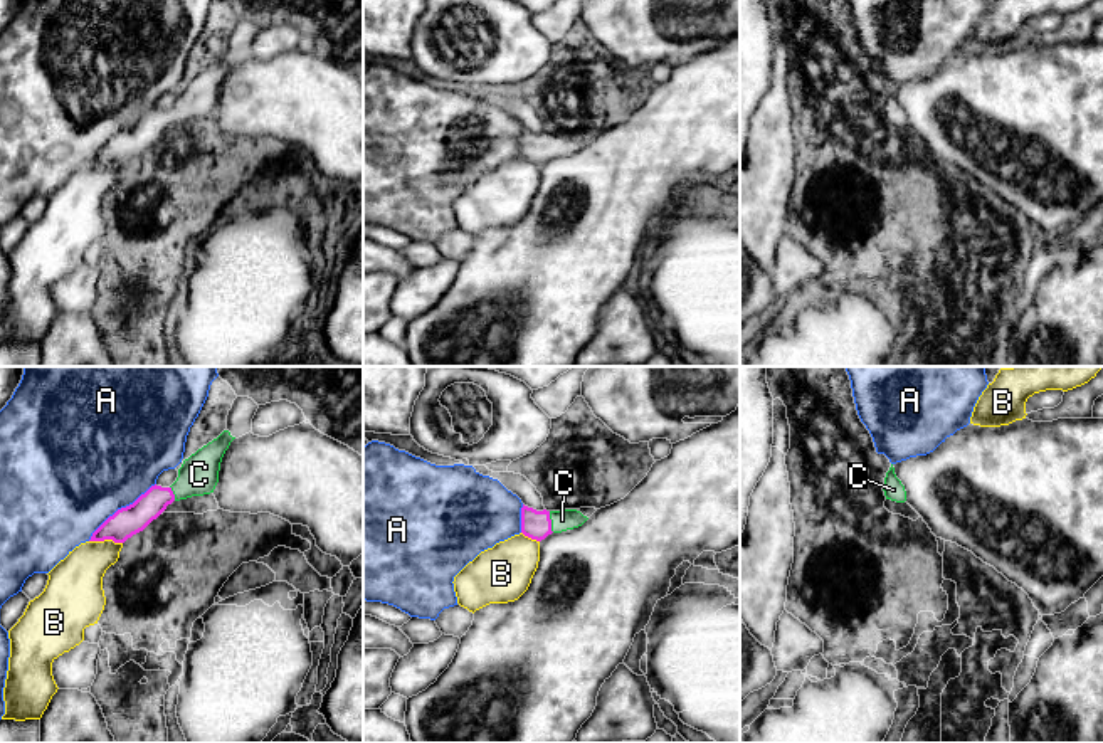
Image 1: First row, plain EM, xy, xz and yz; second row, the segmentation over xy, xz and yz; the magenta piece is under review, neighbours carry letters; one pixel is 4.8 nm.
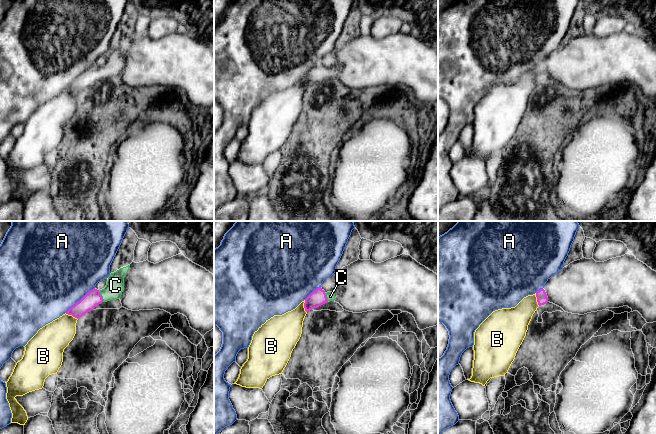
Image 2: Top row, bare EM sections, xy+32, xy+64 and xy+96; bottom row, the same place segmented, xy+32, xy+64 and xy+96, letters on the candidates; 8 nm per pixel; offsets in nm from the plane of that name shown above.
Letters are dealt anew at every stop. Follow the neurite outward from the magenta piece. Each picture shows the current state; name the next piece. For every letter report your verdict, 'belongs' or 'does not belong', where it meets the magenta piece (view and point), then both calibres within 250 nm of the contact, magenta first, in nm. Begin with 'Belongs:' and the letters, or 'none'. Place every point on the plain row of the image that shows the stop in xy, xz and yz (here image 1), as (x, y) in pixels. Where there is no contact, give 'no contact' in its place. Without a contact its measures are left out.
Belongs: C
A: does not belong; meets magenta in xy at (121, 131); 140 nm thick on the magenta side, 500 nm on the other
B: does not belong; meets magenta in xy at (106, 162); 140 nm thick on the magenta side, 240 nm on the other
C: belongs; meets magenta in xz at (550, 145); 140 nm thick on the magenta side, 100 nm on the other

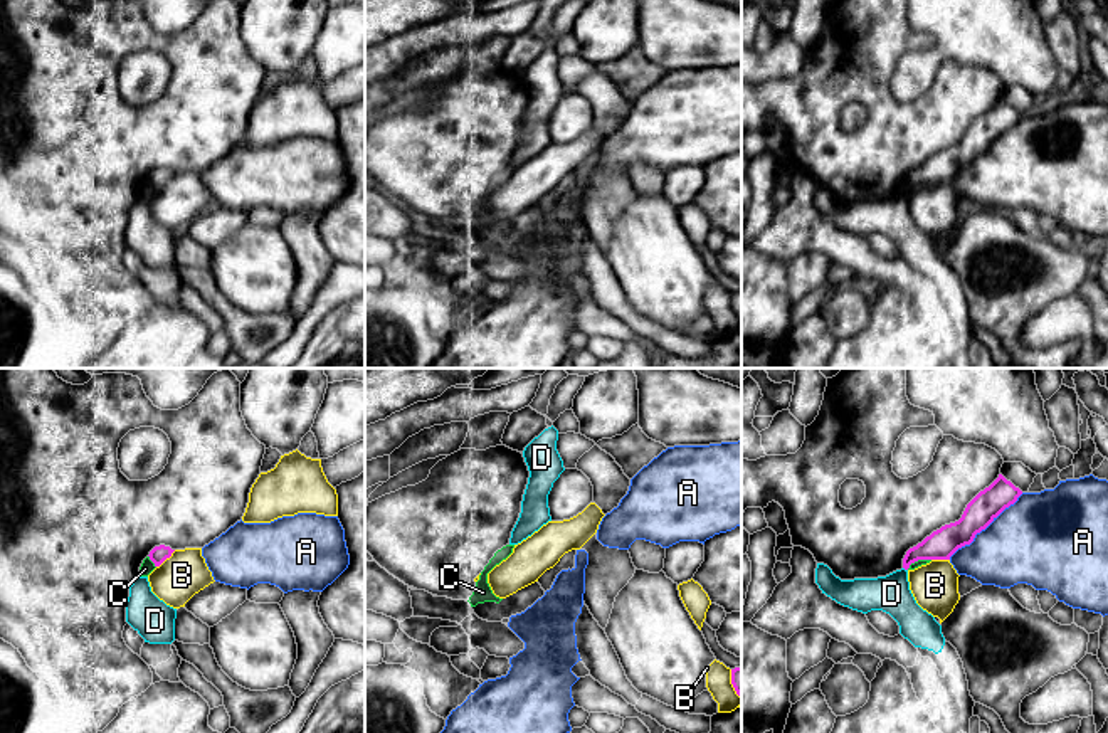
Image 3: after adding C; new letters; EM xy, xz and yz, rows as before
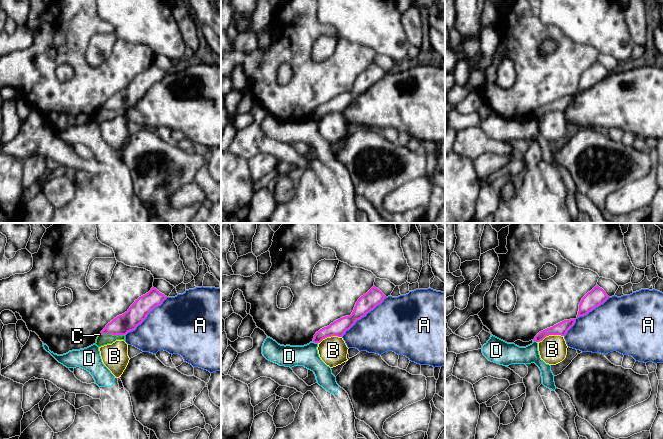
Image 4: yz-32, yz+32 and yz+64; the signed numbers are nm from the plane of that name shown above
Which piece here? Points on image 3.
Belongs: none
A: does not belong; meets magenta in yz at (984, 152); 140 nm thick on the magenta side, 400 nm on the other
B: does not belong; meets magenta in xy at (165, 182); 80 nm thick on the magenta side, 220 nm on the other
C: does not belong; meets magenta in xy at (152, 184); 80 nm thick on the magenta side, 70 nm on the other
D: does not belong; meets magenta in yz at (905, 192); 140 nm thick on the magenta side, 180 nm on the other

